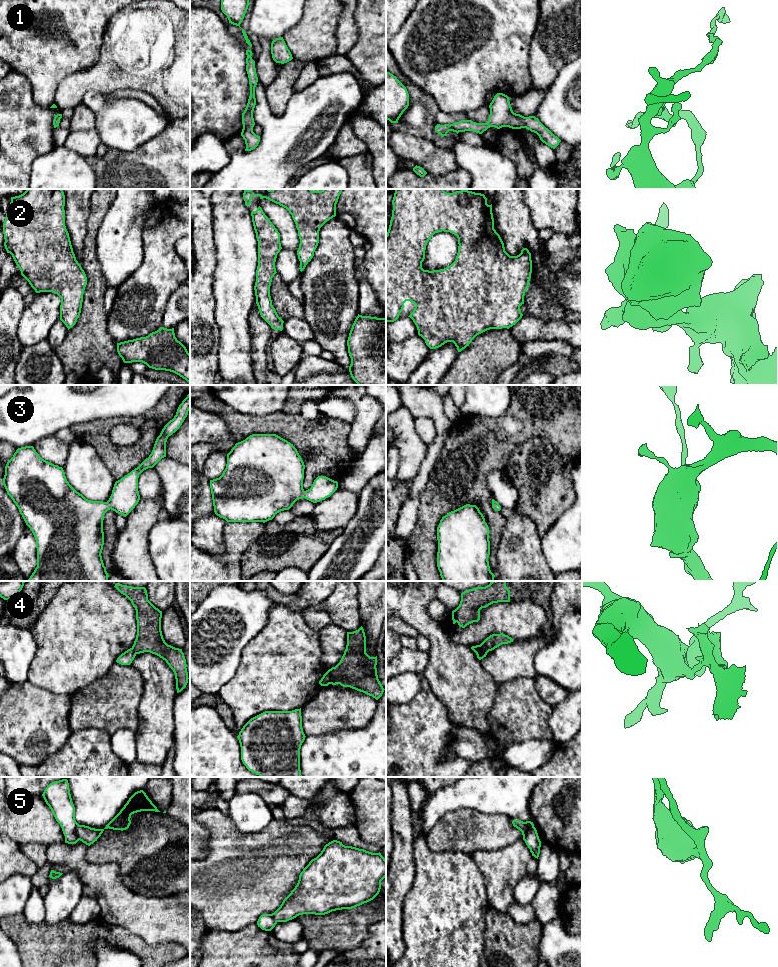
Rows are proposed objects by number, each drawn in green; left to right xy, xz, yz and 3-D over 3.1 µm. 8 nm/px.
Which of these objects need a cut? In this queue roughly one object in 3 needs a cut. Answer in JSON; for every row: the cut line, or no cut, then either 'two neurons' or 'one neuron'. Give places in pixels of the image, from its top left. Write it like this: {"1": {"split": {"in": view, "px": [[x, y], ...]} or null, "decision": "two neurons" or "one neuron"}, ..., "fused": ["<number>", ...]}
{"1": {"split": null, "decision": "one neuron"}, "2": {"split": null, "decision": "one neuron"}, "3": {"split": null, "decision": "one neuron"}, "4": {"split": {"in": "xz", "px": [[328, 670], [330, 683]]}, "decision": "two neurons"}, "5": {"split": {"in": "xy", "px": [[77, 824], [76, 835], [79, 839]]}, "decision": "two neurons"}, "fused": ["4", "5"]}

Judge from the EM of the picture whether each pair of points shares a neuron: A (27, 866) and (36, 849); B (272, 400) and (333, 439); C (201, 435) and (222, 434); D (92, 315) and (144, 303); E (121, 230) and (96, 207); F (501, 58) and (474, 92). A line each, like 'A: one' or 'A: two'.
A: two
B: two
C: one
D: two
E: two
F: one

